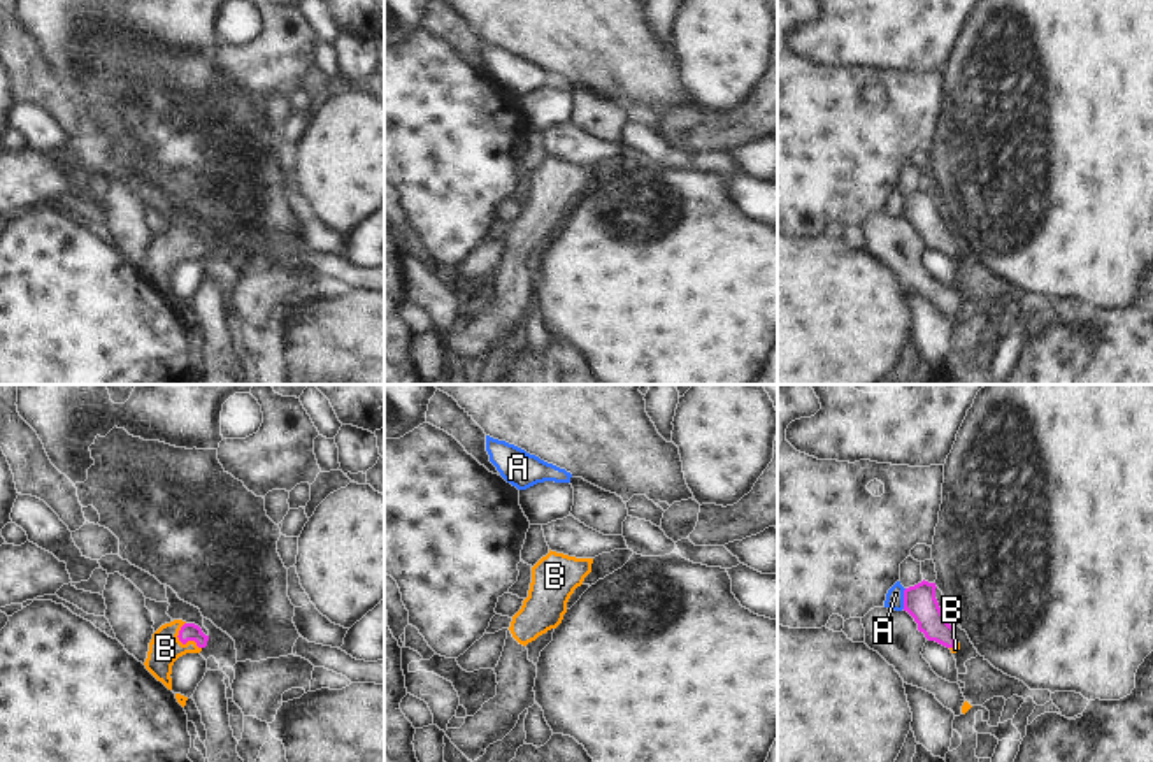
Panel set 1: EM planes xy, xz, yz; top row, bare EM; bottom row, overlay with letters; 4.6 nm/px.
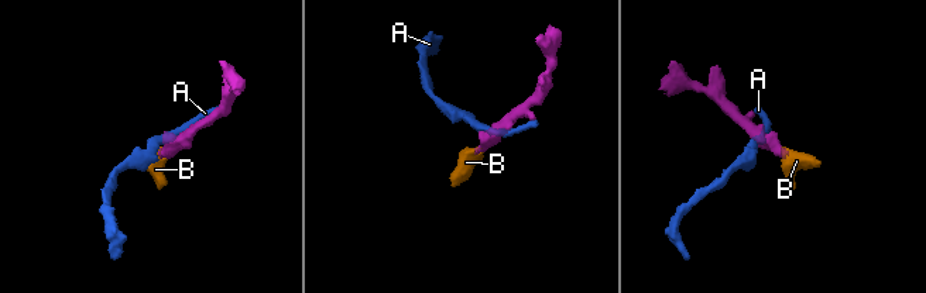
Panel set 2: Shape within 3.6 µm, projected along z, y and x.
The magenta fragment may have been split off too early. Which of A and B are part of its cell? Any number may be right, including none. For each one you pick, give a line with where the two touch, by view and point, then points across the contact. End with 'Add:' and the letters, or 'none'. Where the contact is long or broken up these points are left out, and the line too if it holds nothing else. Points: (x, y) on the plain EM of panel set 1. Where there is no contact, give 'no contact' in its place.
B: contact xy (181, 248); way xy (188, 237), (181, 248), (172, 248), (165, 255)
Add: B

